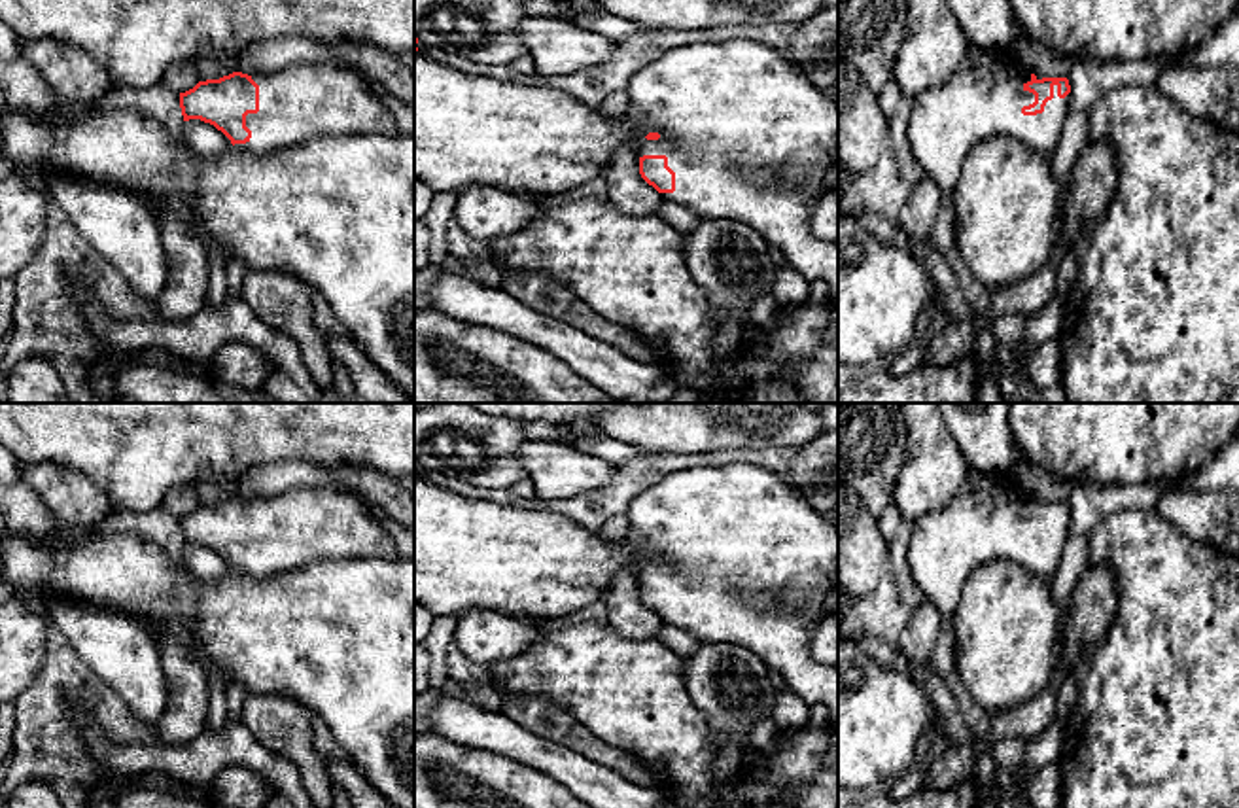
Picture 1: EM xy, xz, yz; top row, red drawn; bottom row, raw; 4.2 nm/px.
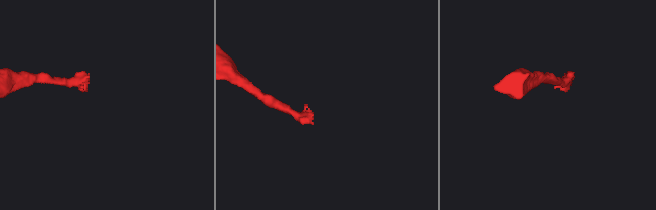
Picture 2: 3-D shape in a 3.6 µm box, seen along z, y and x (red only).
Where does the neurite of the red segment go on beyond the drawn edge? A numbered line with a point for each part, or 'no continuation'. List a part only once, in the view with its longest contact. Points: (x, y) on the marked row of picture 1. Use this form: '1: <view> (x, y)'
1: yz (984, 97)

